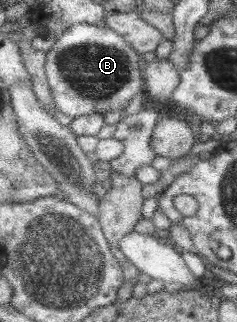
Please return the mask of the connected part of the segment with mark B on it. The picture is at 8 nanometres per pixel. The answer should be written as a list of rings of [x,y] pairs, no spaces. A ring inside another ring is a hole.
[[[76,23],[59,35],[54,47],[47,52],[46,75],[56,99],[56,106],[60,112],[73,118],[70,126],[76,135],[98,135],[98,131],[107,125],[104,123],[104,112],[124,111],[130,105],[130,101],[142,92],[145,79],[140,63],[142,54],[139,54],[122,34],[109,29],[106,25],[98,27]]]

